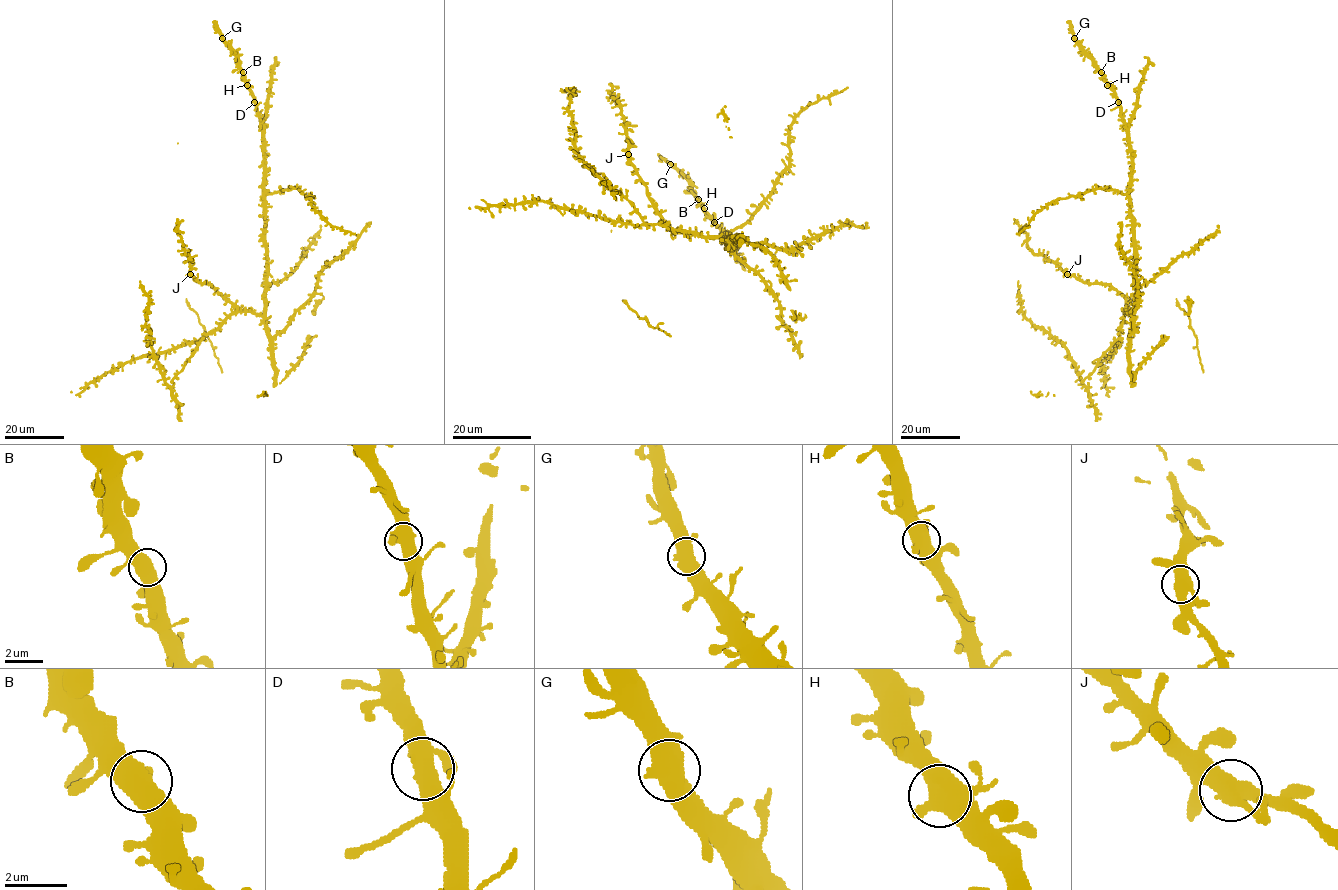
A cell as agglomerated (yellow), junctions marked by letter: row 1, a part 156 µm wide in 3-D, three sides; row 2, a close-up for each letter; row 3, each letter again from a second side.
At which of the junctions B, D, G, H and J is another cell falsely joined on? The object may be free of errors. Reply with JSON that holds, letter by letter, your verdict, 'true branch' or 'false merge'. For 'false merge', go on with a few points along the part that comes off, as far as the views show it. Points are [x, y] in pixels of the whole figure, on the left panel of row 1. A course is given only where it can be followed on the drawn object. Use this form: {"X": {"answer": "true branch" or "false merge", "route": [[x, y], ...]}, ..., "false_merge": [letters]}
{"B": {"answer": "true branch"}, "D": {"answer": "true branch"}, "G": {"answer": "true branch"}, "H": {"answer": "true branch"}, "J": {"answer": "true branch"}, "false_merge": []}

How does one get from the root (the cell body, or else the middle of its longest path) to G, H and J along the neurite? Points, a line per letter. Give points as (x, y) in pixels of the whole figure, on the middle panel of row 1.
G: (728, 245), (722, 232), (695, 197), (690, 184), (670, 164)
H: (728, 245), (704, 208)
J: (728, 245), (719, 238), (674, 233), (656, 209), (645, 183), (627, 154)

